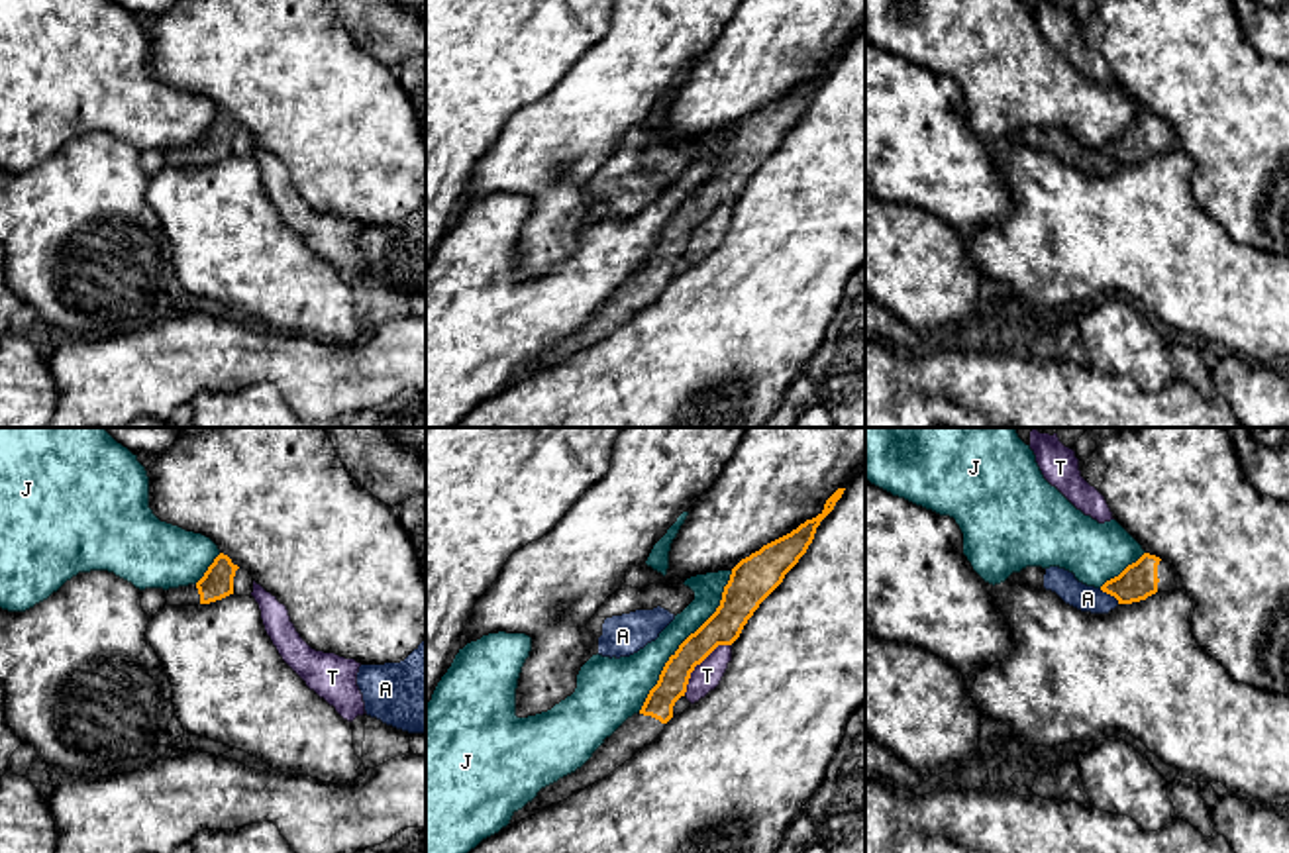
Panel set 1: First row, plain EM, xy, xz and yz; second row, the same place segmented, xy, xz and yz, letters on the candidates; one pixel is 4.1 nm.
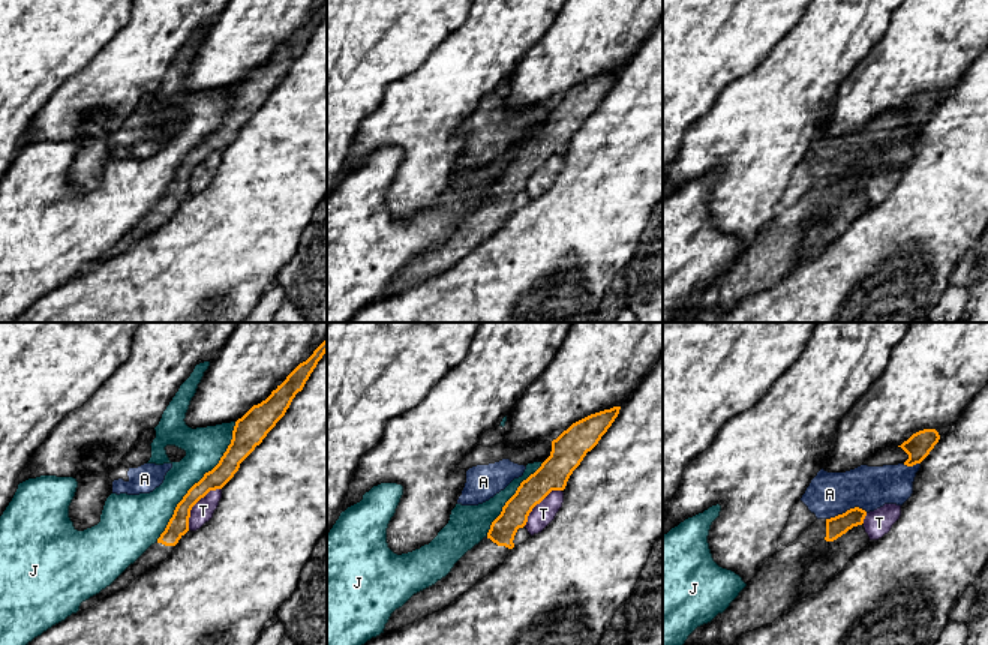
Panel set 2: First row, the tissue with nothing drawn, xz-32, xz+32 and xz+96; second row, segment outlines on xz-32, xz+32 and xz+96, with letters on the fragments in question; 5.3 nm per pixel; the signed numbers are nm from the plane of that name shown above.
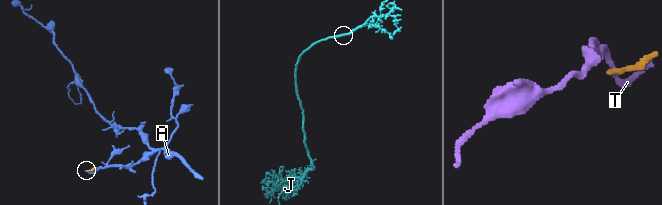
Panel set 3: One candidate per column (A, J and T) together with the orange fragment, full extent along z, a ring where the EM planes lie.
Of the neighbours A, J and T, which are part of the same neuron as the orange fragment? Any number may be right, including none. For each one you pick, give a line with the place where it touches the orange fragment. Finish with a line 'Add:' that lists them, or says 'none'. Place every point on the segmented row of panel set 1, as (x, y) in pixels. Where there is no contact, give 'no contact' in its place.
Add: none

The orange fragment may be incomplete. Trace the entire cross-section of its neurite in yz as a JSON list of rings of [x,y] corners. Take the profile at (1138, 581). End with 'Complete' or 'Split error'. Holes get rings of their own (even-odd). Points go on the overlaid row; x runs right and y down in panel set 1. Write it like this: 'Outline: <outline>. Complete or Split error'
Outline: [[[1144,553],[1118,577],[1107,580],[1101,590],[1114,596],[1118,604],[1132,604],[1146,600],[1156,592],[1177,590],[1177,582],[1169,563],[1156,555]]]. Split error

